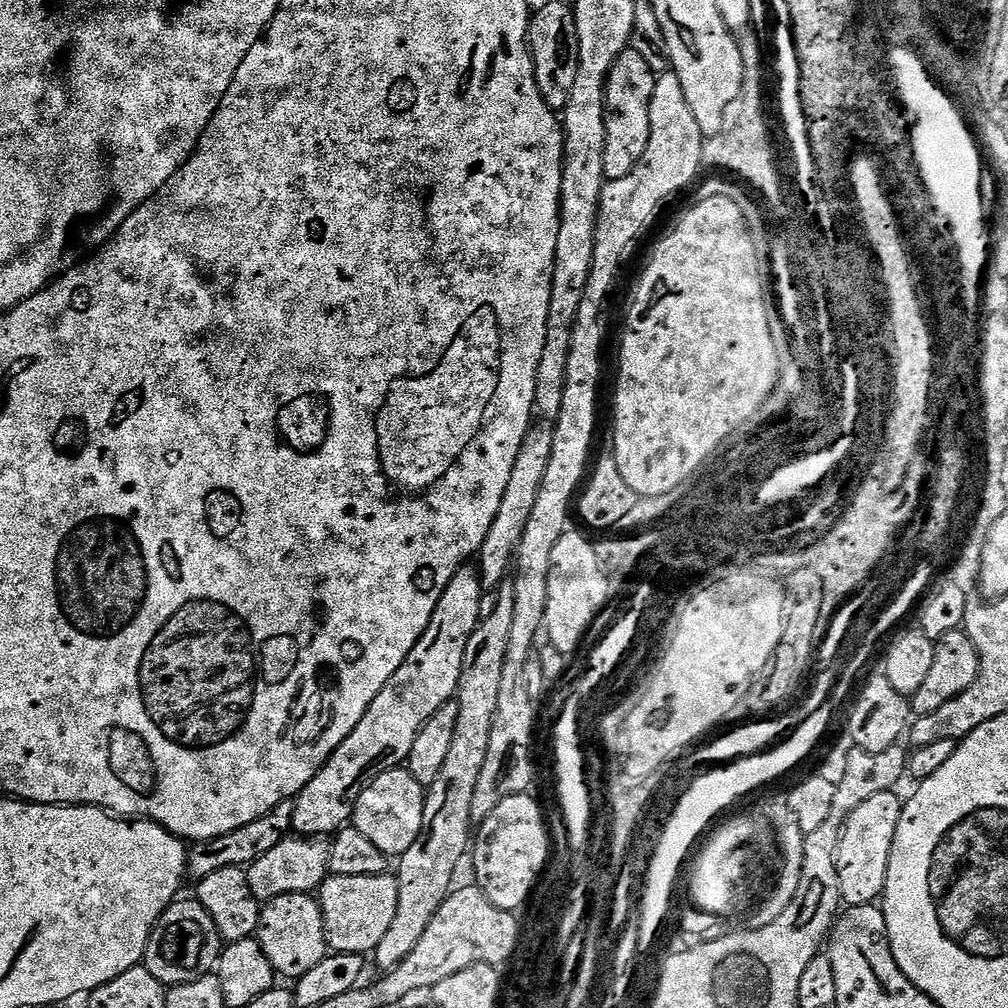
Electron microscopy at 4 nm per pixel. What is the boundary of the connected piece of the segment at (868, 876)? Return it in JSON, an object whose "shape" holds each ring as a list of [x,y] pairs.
{"shape":[[[895,791],[874,794],[874,798],[866,798],[866,802],[862,802],[862,806],[853,810],[845,820],[836,855],[836,865],[841,875],[841,897],[853,896],[851,899],[856,902],[872,902],[883,893],[884,873],[888,870],[894,834],[904,809],[901,797],[896,795]]]}

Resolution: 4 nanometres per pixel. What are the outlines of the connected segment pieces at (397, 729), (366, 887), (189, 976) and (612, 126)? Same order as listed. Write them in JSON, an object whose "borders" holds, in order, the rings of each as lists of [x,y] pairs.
{"borders":[[[[475,567],[459,568],[450,578],[450,586],[442,590],[438,606],[430,618],[430,626],[418,638],[414,650],[406,654],[406,662],[394,670],[394,678],[382,686],[382,694],[370,702],[362,722],[354,726],[350,738],[332,752],[332,756],[310,778],[310,782],[295,796],[292,832],[300,838],[328,838],[351,821],[354,806],[362,790],[378,774],[401,767],[414,746],[414,738],[443,704],[455,697],[456,687],[462,678],[462,657],[466,642],[480,624],[479,602],[485,590],[480,585],[480,574]]],[[[388,872],[362,878],[329,875],[318,890],[318,899],[329,949],[333,953],[372,954],[394,923],[394,913],[398,911],[398,882],[395,875]]],[[[177,898],[173,900],[172,905],[160,915],[160,921],[154,926],[144,951],[143,967],[148,968],[150,974],[154,974],[154,978],[158,978],[158,982],[162,982],[166,986],[194,982],[198,978],[207,976],[220,961],[222,941],[218,930],[214,926],[214,918],[210,918],[210,914],[206,914],[206,910],[199,900],[195,898],[184,899]]],[[[629,50],[618,57],[608,75],[606,82],[606,170],[605,181],[626,178],[634,166],[644,159],[646,146],[650,142],[650,98],[654,98],[654,86],[657,73],[646,66],[646,58],[634,50]]]]}

